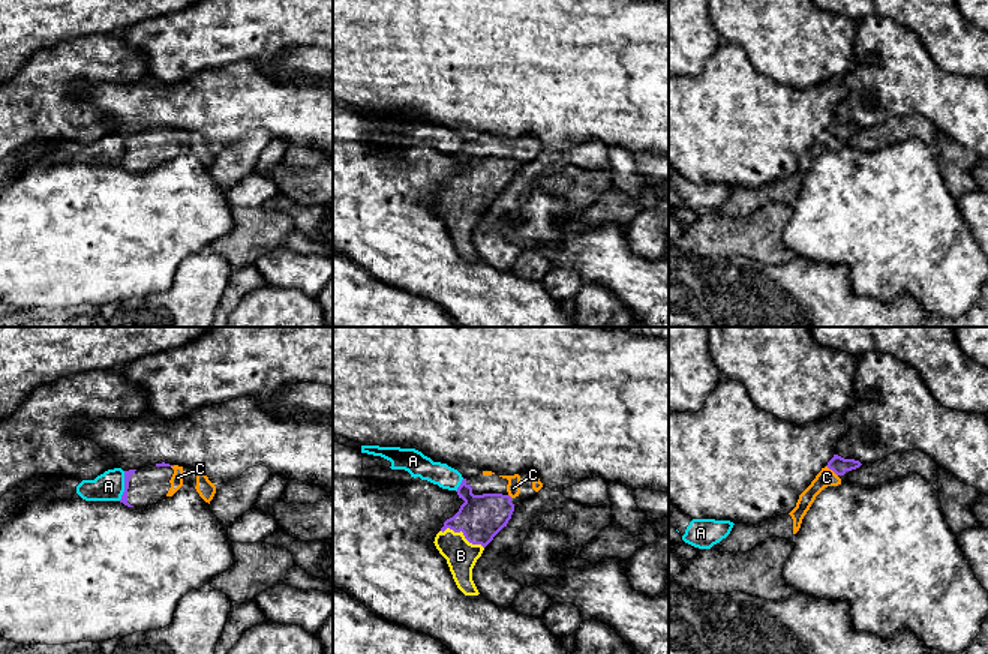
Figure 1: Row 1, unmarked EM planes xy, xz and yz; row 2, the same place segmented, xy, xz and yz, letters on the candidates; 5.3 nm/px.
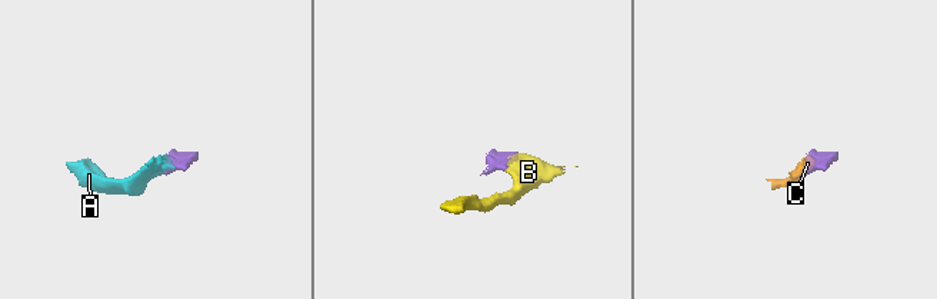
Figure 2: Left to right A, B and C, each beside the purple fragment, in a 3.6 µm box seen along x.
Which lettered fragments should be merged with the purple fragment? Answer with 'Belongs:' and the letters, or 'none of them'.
Belongs: B, C

